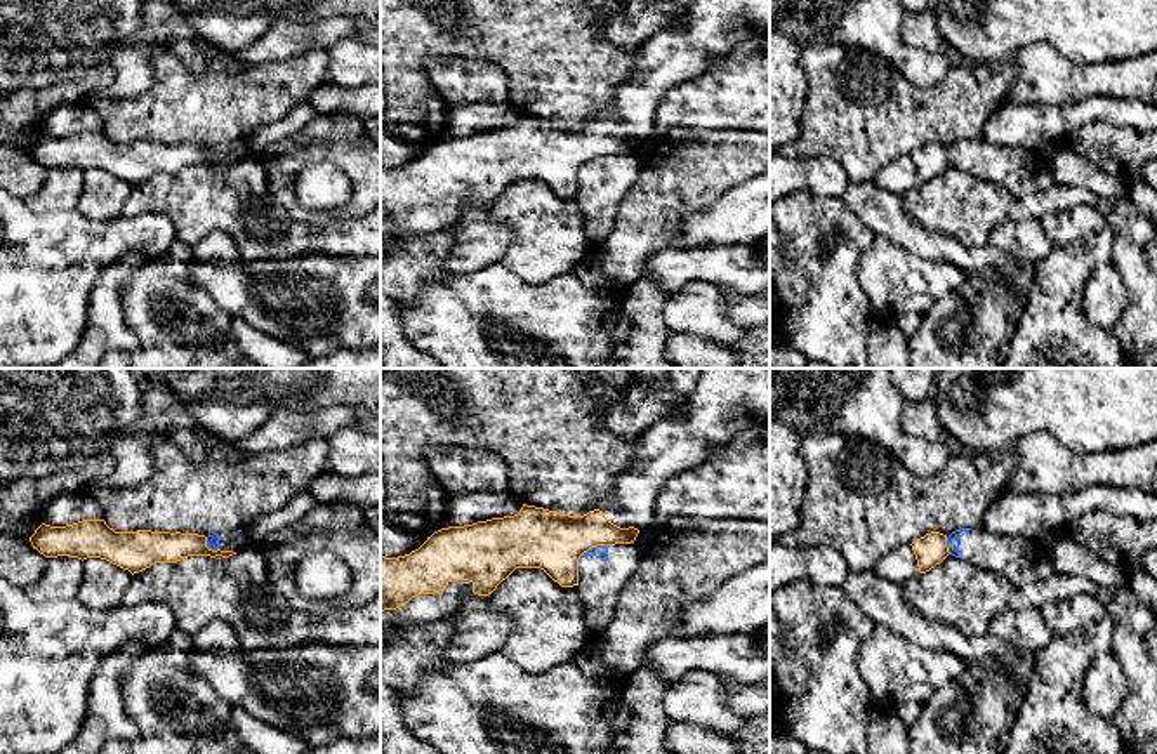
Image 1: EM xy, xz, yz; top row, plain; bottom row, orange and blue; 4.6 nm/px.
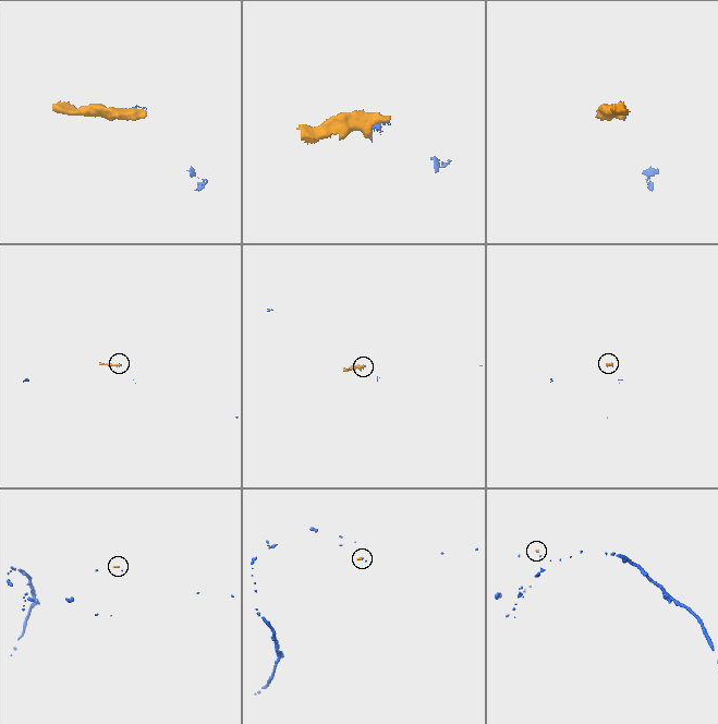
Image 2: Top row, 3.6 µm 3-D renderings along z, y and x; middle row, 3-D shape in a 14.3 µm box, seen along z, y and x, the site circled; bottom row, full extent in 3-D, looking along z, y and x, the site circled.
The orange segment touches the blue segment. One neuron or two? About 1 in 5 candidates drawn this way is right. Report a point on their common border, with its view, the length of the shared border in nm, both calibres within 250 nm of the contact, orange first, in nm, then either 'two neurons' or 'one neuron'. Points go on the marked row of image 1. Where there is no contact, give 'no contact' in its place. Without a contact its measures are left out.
contact xz (591, 548); length 160 nm; calibres 280 and 60 nm; two neurons

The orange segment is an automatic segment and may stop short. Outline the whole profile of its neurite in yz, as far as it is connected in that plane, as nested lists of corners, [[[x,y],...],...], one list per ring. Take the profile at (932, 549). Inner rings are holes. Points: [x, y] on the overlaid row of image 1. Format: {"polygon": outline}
{"polygon": [[[940,532],[926,533],[912,544],[900,546],[884,554],[874,572],[898,585],[929,572],[949,556],[947,535]]]}

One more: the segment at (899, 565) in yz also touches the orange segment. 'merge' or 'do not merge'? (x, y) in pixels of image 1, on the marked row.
merge

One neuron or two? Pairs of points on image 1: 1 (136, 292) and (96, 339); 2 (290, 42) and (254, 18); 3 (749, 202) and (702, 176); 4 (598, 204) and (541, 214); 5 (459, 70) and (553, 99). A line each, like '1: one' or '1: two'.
1: two
2: two
3: two
4: two
5: two

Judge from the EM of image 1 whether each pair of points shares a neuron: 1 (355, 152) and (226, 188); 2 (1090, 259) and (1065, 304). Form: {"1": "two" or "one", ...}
{"1": "two", "2": "one"}

